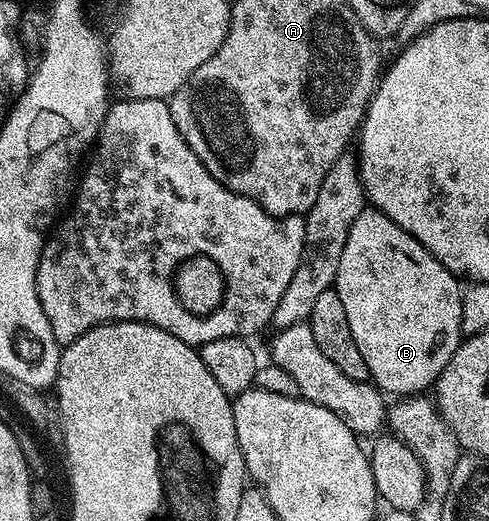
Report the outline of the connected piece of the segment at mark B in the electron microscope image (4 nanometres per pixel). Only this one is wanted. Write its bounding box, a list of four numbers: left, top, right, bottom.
[333,208,464,396]

